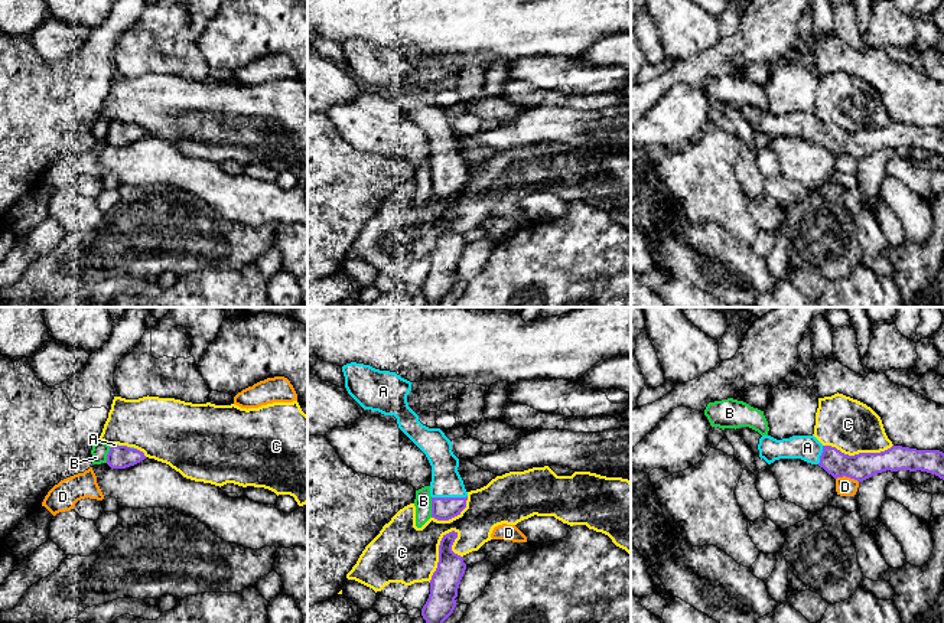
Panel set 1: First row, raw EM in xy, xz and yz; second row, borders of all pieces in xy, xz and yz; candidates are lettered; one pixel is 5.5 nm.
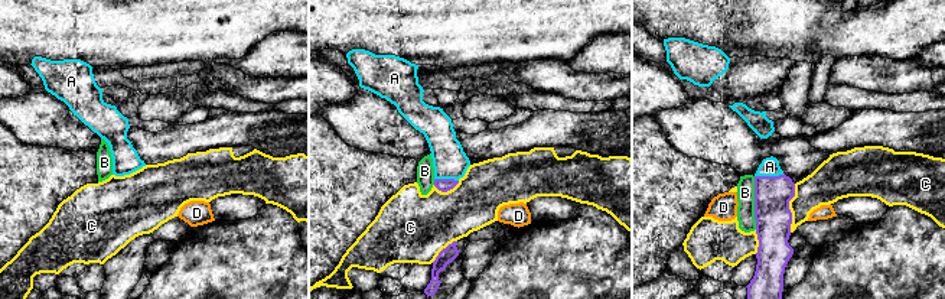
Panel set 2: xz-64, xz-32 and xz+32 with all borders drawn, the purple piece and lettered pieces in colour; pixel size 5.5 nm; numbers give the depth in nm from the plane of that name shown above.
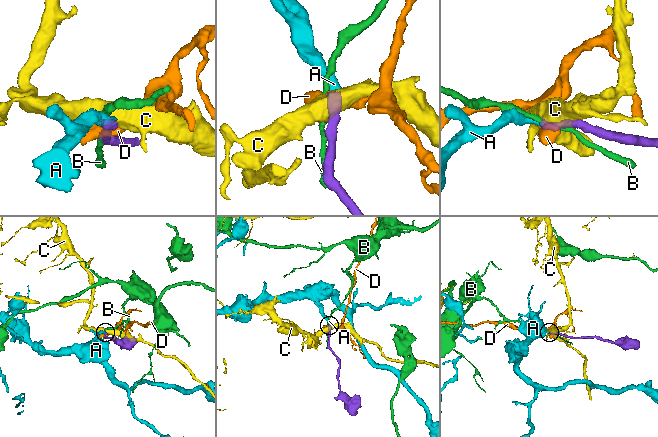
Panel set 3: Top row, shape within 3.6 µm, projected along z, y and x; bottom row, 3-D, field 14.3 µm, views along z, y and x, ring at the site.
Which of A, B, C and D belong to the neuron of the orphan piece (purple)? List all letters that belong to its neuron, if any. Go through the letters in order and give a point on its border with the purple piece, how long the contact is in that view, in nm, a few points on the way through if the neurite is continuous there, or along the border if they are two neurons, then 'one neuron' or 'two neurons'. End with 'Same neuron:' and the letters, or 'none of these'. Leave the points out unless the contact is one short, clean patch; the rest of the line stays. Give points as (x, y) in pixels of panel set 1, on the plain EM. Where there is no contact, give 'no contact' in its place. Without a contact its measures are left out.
A: meets purple in xz at (449, 175); contact 200 nm long; runs through xz (442, 185), (449, 175), (446, 159); one neuron
B: meets purple in xz at (432, 185); contact 110 nm long; border along xz (430, 175), (432, 193); two neurons
C: meets purple in xz at (439, 230); contact 320 nm long; two neurons
D: meets purple in yz at (848, 153); contact 130 nm long; border along yz (836, 155), (846, 153), (858, 159); two neurons
Same neuron: A

